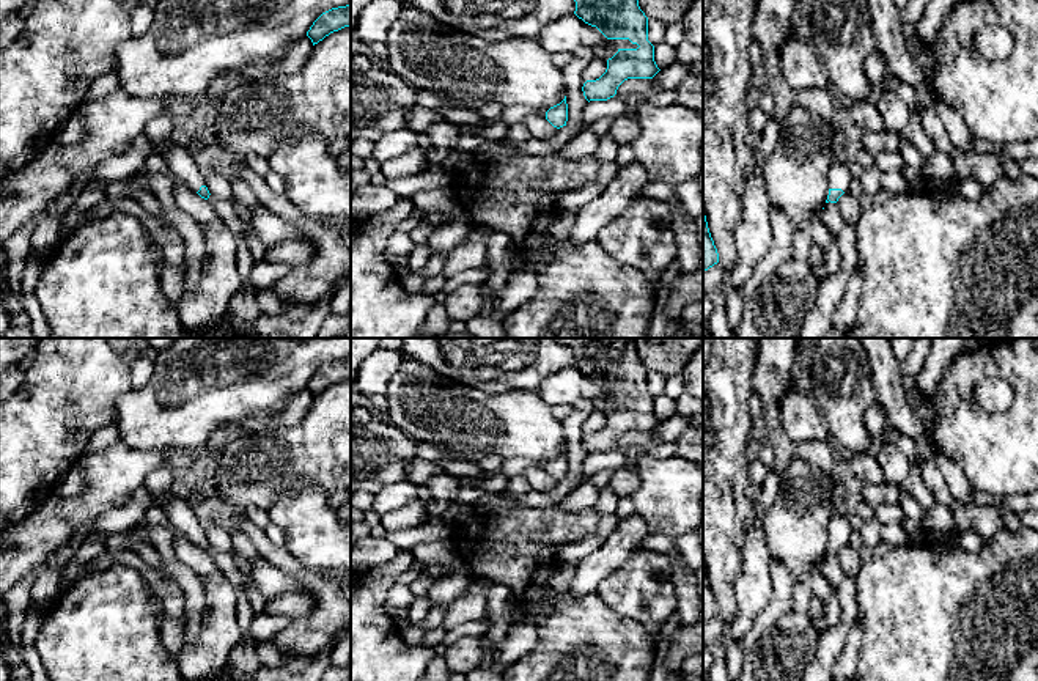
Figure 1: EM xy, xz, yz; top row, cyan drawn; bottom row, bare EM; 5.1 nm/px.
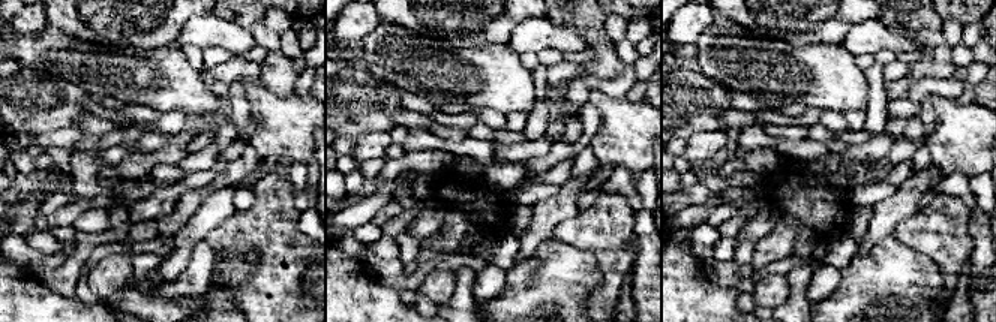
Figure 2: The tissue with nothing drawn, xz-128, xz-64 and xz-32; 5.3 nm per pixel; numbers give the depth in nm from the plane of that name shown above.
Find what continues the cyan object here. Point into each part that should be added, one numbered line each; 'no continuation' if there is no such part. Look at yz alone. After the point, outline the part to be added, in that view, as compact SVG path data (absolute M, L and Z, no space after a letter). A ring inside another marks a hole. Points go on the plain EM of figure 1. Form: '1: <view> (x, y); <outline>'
1: yz (840, 529); M834 513L829 522L829 541L841 541L843 544L848 544L852 532L851 519L852 516Z

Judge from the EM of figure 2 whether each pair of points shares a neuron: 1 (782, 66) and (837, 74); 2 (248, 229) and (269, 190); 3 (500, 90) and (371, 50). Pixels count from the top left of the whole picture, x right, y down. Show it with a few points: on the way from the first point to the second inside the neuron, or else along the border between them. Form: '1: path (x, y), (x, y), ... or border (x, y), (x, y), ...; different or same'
1: path (795, 74), (824, 74); same
2: path (257, 220), (269, 208), (269, 199); same
3: path (468, 75), (446, 75), (402, 59); same

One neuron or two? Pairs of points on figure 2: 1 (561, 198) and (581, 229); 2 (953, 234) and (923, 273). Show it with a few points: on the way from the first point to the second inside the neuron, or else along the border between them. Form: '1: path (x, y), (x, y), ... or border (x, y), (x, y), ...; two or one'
1: border (579, 210), (561, 220), (549, 237); two
2: border (902, 243), (936, 265), (941, 295); two

